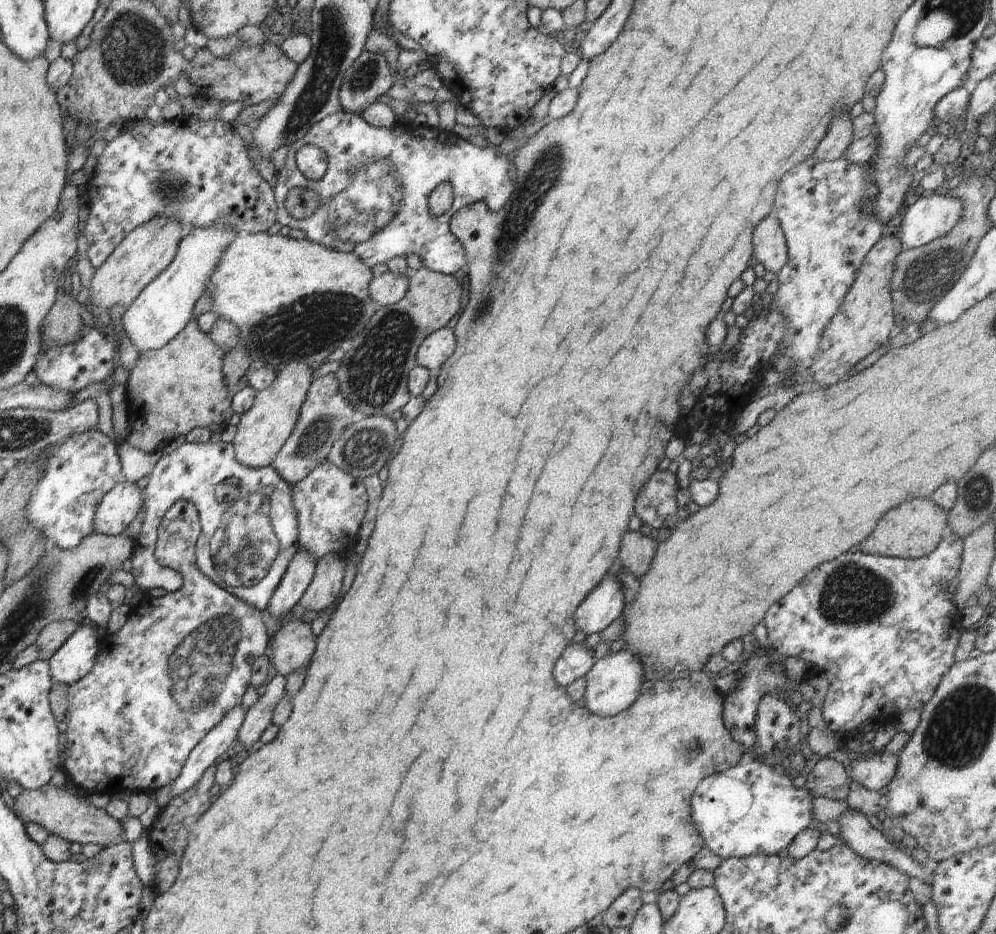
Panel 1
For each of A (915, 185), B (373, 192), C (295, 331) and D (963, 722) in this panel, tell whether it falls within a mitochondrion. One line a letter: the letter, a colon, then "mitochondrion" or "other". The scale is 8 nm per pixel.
A: other
B: mitochondrion
C: mitochondrion
D: mitochondrion

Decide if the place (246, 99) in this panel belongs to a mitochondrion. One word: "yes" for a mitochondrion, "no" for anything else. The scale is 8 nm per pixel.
no

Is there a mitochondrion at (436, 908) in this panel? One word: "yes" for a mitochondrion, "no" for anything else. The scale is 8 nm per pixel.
no

